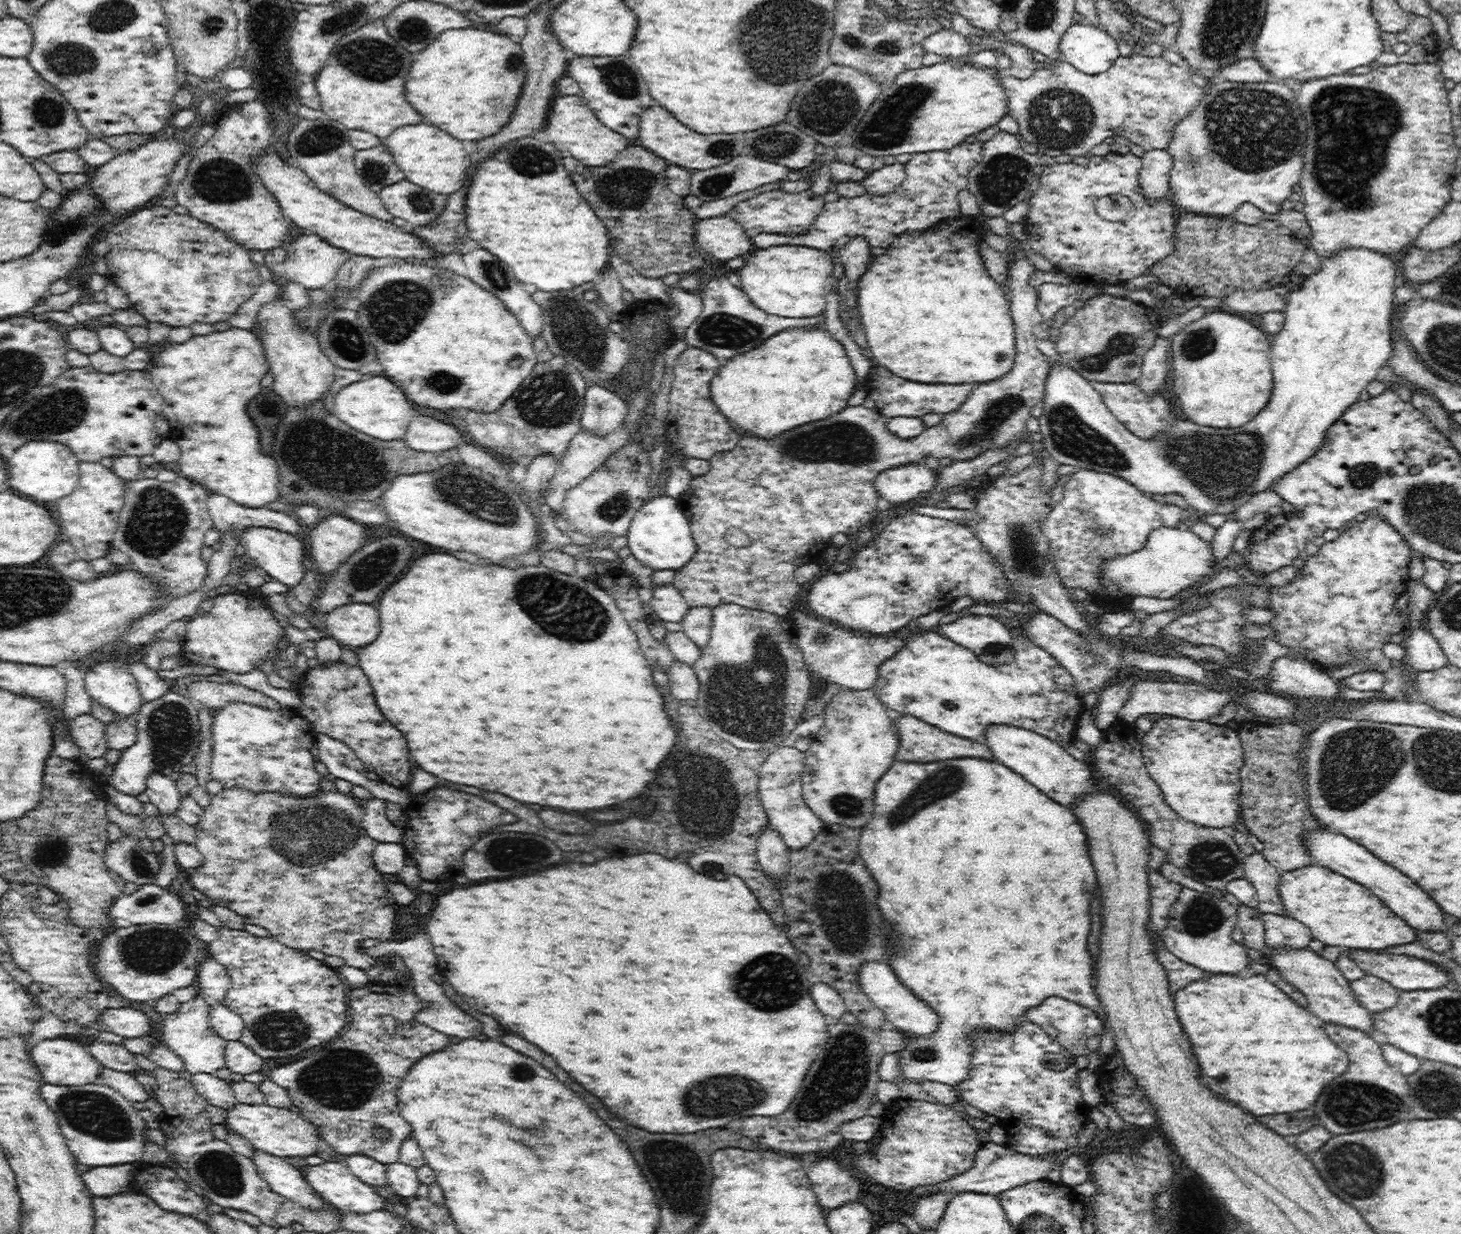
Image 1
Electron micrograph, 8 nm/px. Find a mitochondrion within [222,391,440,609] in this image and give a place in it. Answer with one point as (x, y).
(350, 466)

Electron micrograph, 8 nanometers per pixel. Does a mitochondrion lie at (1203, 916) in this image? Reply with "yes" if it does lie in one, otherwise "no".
yes

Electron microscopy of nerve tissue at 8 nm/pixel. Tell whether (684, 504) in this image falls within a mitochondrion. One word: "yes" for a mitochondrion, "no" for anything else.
no

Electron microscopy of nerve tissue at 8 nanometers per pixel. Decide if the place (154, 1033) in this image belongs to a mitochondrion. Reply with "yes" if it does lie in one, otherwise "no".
no

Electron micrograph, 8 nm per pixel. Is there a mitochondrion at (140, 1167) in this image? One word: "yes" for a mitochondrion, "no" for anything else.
no

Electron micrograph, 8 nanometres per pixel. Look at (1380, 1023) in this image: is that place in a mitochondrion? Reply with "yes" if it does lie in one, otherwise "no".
no

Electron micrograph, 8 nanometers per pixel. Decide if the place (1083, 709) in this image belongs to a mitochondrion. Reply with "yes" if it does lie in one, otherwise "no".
no

